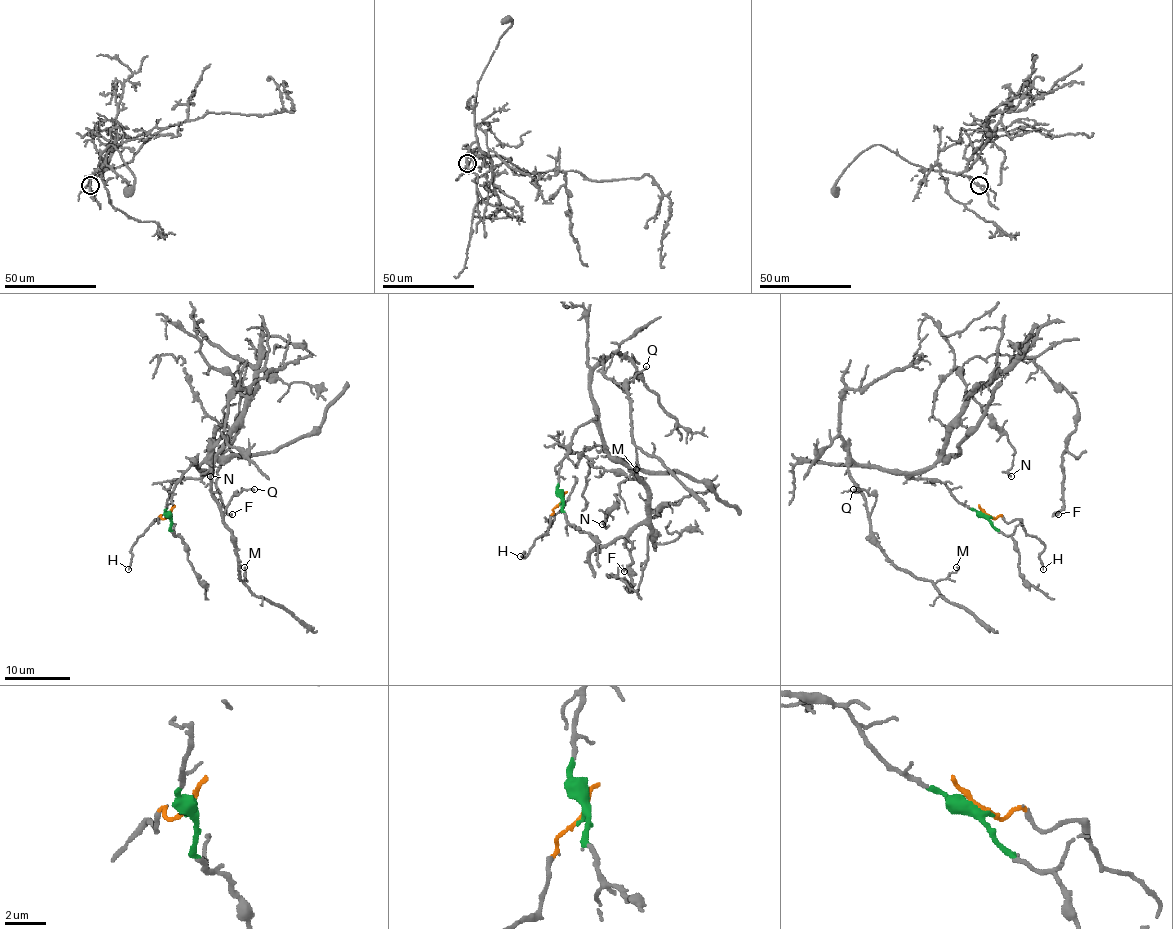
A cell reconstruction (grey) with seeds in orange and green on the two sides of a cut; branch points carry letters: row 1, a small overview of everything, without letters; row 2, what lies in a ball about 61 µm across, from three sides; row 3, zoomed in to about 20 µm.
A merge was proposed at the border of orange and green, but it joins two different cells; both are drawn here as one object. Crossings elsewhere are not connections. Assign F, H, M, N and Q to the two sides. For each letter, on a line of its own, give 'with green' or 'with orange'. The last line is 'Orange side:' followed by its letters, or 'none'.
F: with green
H: with orange
M: with green
N: with green
Q: with green
Orange side: H

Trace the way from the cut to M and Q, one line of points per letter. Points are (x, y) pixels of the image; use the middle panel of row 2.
M: (562, 500), (561, 461), (572, 434), (595, 416), (590, 381), (601, 361), (610, 379), (623, 384), (636, 469)
Q: (562, 500), (561, 461), (595, 416), (596, 366), (624, 389), (645, 366)

